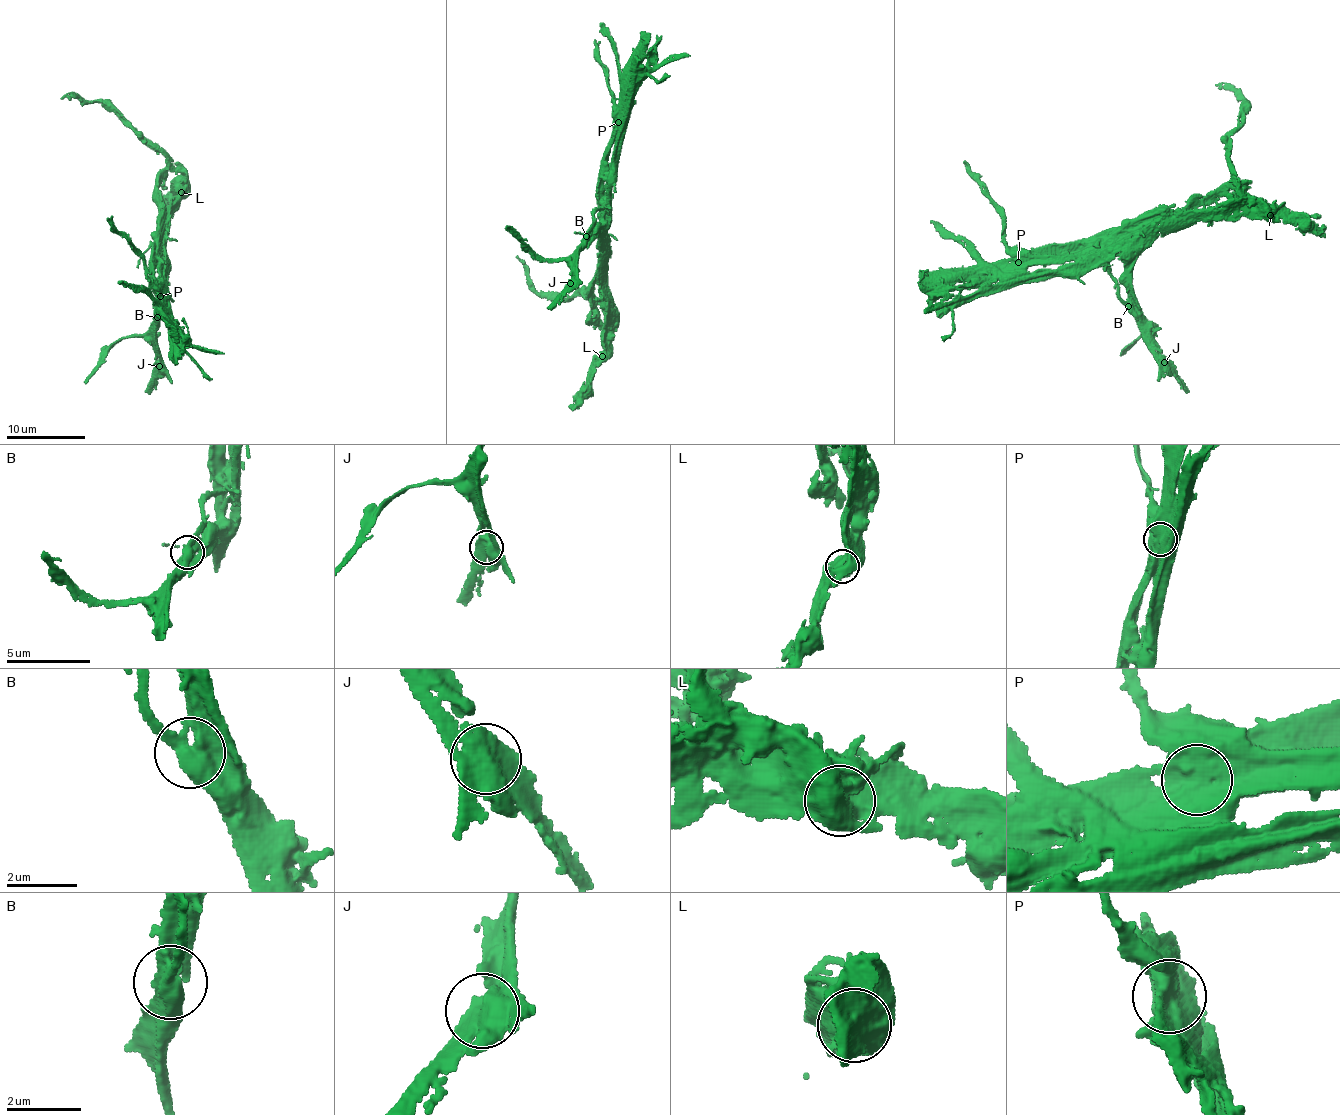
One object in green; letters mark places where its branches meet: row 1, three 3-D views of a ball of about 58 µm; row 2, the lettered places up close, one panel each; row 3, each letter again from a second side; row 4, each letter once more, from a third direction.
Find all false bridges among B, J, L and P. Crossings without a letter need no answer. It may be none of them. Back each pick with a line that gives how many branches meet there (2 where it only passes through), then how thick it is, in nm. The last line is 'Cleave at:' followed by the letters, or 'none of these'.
B: Branches: 2. Thickness 600 nm
P: Branches: 1. Thickness 1250 nm
Cleave at: B, P

